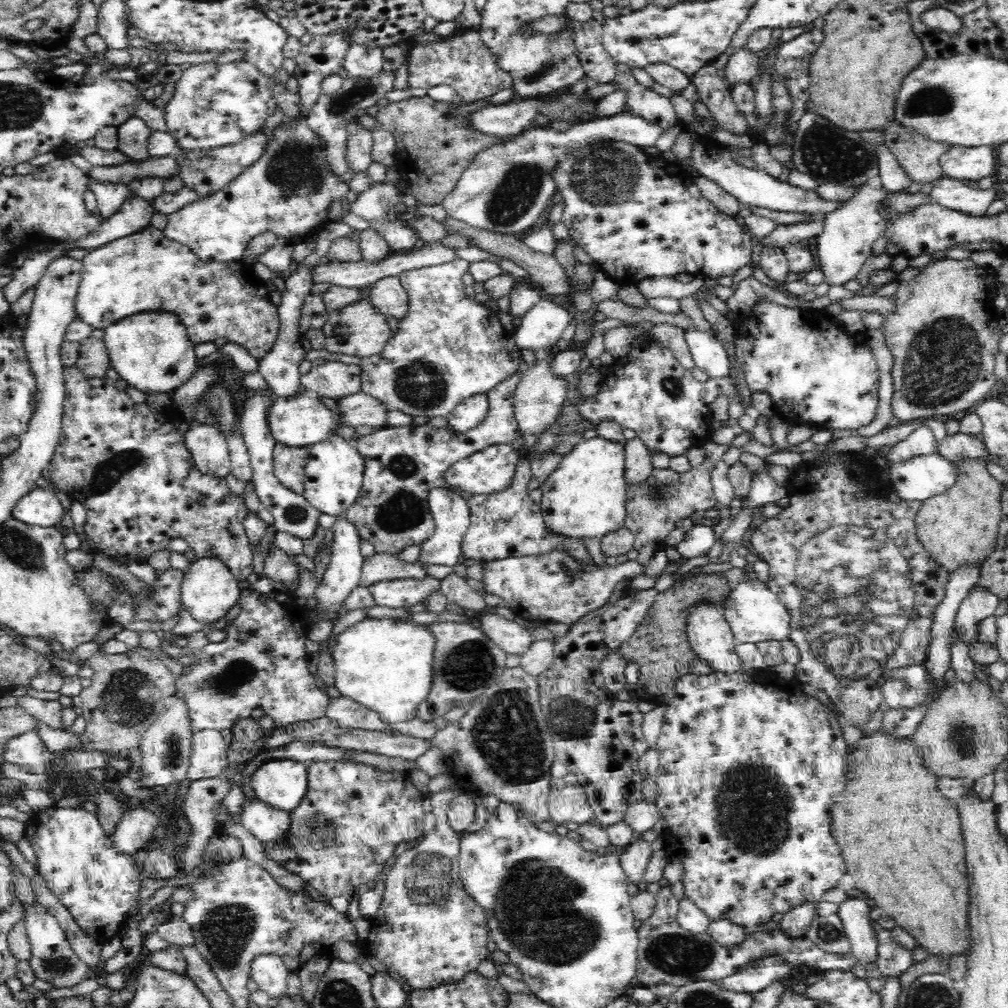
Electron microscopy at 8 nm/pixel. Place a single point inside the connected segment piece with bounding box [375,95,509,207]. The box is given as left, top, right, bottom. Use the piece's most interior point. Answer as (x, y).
(434, 142)

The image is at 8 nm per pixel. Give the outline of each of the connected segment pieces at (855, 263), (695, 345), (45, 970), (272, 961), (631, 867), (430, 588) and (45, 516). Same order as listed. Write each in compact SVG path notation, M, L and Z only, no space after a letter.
M862 181L854 188L847 200L840 203L838 209L826 215L822 232L815 238L819 269L824 274L824 282L829 286L842 286L854 280L863 264L868 260L872 243L882 237L887 222L882 218L878 208L882 199L889 194L883 186L874 188Z
M692 327L685 330L684 336L696 368L700 368L713 379L728 376L730 358L714 335Z
M37 900L25 909L25 928L31 944L29 963L35 978L46 980L51 984L51 988L58 990L58 988L76 986L97 972L96 968L88 966L76 955L66 939L64 928Z
M259 953L250 962L252 980L269 996L282 996L282 992L288 992L286 978L290 972L282 957L274 953Z
M637 838L634 842L625 846L625 850L619 855L619 863L630 882L638 884L646 877L646 868L657 844Z
M431 577L426 580L417 581L416 579L402 579L397 580L382 580L372 584L368 587L371 596L374 598L375 605L386 606L390 608L410 607L415 606L418 603L424 602L424 598L434 593L435 590L440 590L441 580L437 580Z
M36 487L15 504L12 517L36 527L54 527L64 514L64 507L49 489Z

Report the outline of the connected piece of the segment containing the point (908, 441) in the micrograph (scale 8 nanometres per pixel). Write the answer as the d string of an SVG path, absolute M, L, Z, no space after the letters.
M922 425L915 428L902 442L892 445L886 459L889 462L902 462L912 456L926 456L928 453L938 454L938 440L928 426Z

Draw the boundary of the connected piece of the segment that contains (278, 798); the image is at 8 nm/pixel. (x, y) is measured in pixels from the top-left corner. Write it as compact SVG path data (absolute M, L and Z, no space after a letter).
M295 760L268 761L254 771L250 784L262 802L290 813L306 796L307 768Z

